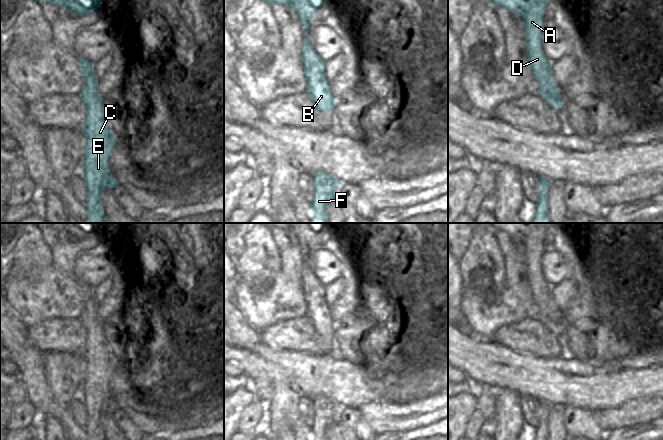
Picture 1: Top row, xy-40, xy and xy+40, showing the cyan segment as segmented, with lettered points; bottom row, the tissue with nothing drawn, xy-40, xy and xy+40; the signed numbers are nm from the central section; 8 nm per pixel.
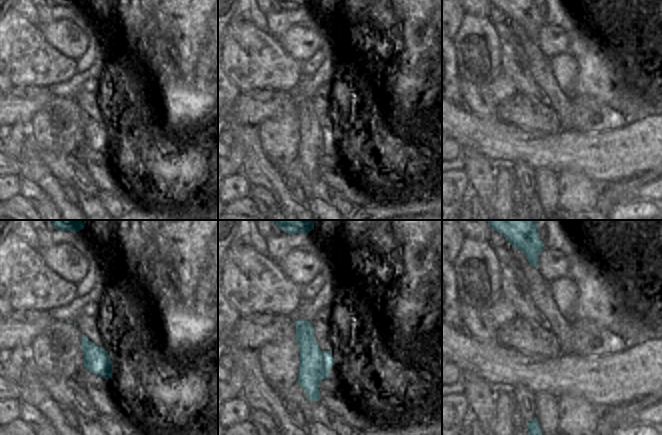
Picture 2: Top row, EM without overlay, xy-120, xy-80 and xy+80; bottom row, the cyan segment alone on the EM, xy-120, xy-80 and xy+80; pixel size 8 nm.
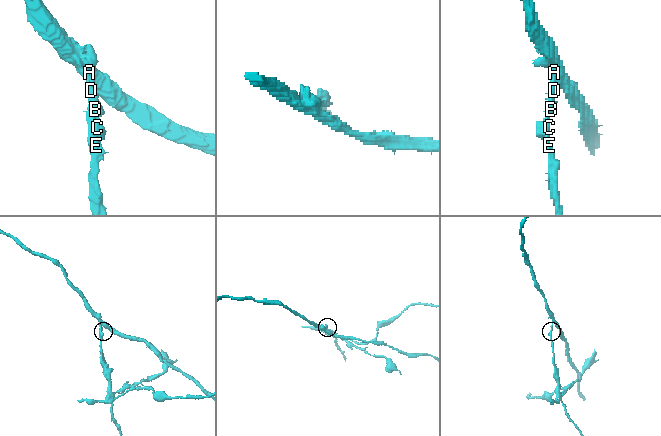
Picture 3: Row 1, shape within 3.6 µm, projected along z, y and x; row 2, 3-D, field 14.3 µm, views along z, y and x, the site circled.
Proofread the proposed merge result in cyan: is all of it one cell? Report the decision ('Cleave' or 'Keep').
Cleave.

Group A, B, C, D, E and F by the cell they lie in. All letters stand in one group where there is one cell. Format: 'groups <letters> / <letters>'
groups A D / B C E F

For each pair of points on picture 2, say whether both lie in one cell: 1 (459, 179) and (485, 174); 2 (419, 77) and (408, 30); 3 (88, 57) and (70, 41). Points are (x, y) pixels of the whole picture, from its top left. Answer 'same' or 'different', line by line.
1: different
2: same
3: different

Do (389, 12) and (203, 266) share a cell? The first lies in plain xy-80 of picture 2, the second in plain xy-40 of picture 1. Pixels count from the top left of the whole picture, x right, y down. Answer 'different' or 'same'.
different

